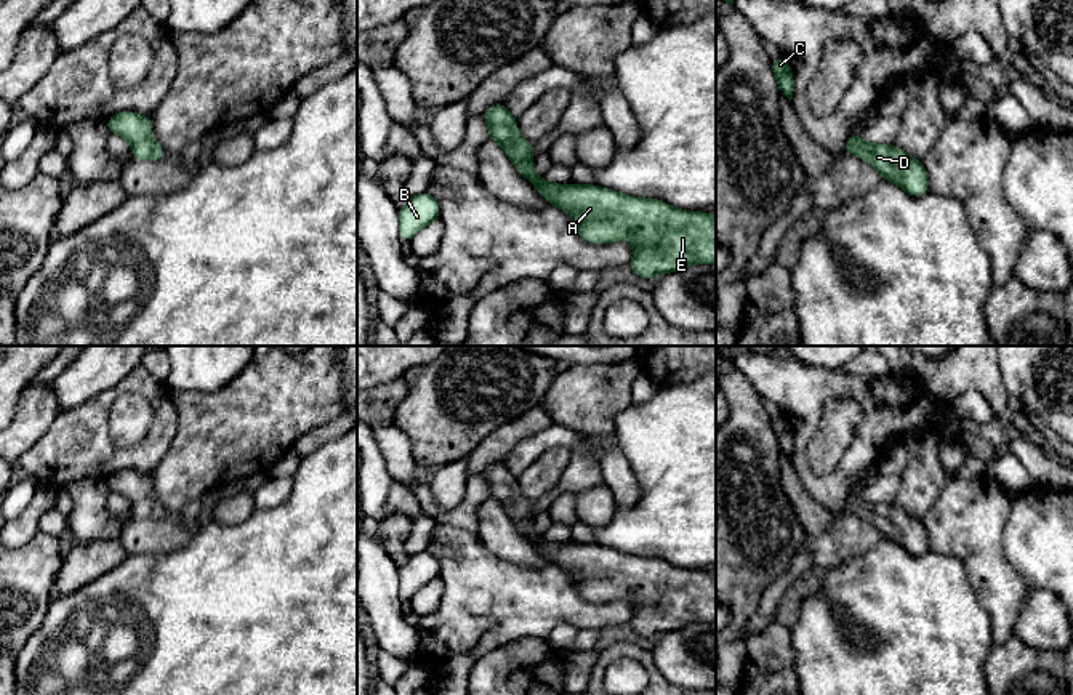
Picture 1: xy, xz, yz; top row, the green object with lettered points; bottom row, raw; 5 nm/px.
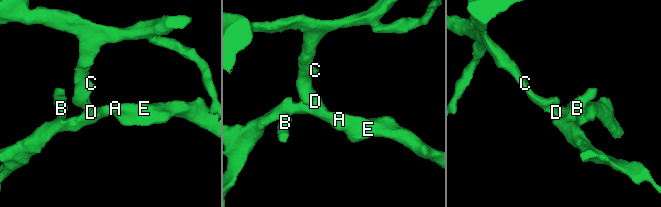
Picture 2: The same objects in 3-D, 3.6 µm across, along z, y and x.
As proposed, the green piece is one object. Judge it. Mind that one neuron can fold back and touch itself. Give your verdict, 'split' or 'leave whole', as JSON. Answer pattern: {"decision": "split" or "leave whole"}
{"decision": "leave whole"}

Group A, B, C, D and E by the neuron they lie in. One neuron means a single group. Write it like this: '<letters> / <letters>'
A B C D E

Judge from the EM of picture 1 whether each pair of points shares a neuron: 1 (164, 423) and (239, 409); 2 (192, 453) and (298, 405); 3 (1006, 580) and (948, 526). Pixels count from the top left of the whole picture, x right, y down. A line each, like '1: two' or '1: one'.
1: two
2: one
3: one

